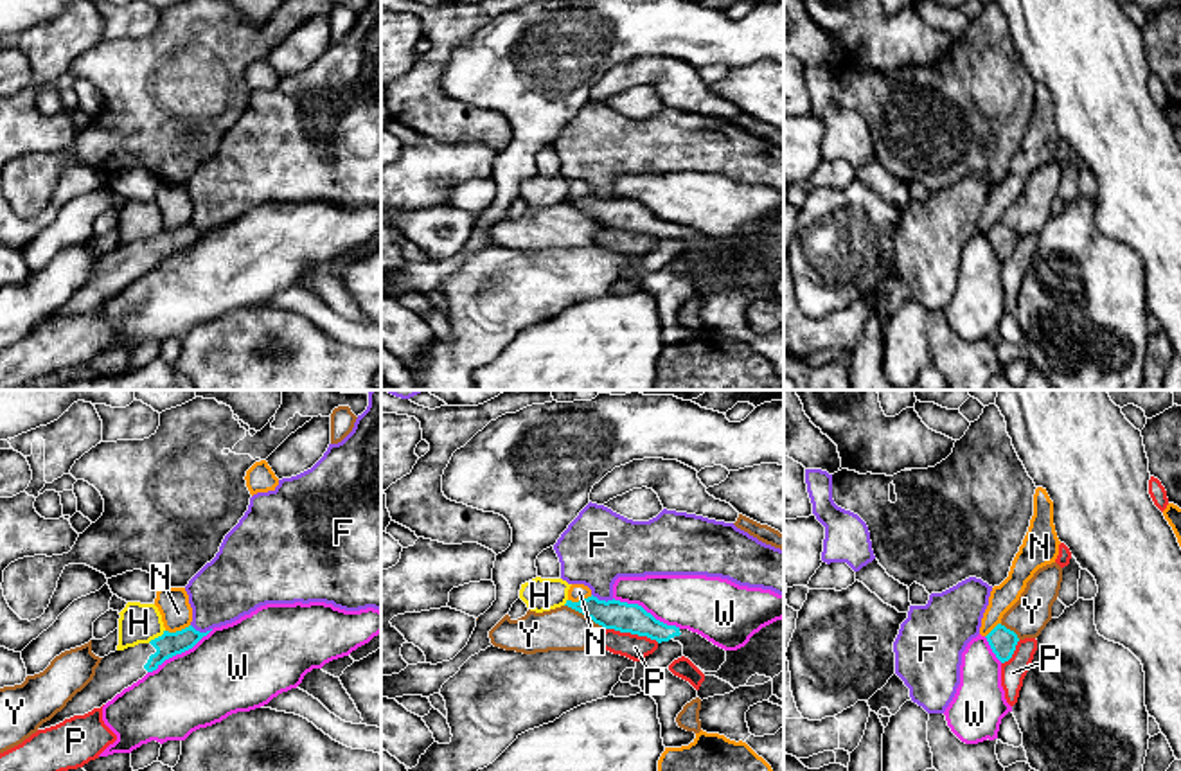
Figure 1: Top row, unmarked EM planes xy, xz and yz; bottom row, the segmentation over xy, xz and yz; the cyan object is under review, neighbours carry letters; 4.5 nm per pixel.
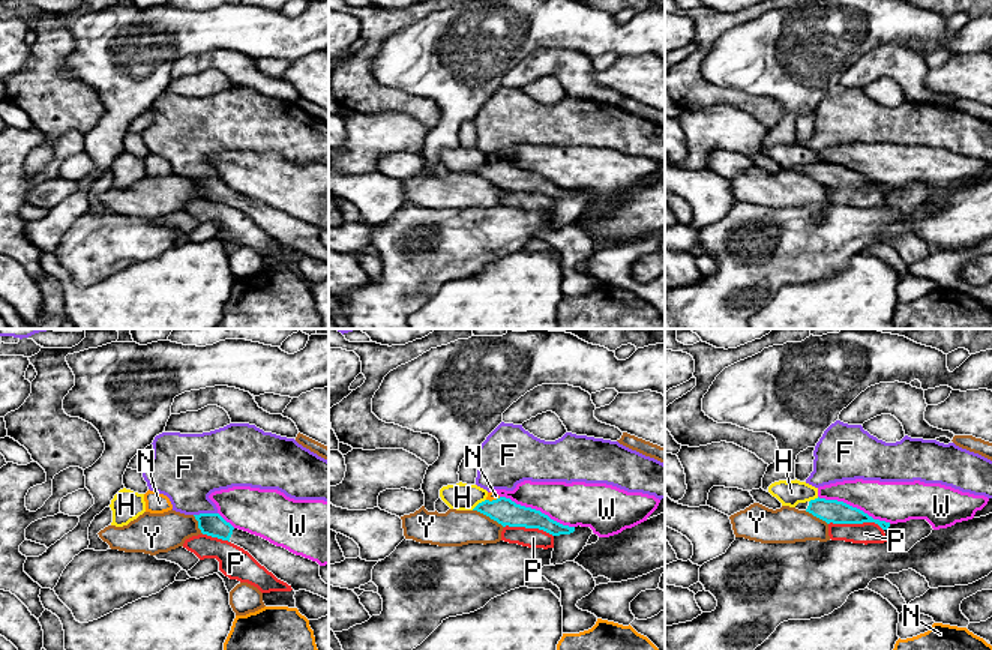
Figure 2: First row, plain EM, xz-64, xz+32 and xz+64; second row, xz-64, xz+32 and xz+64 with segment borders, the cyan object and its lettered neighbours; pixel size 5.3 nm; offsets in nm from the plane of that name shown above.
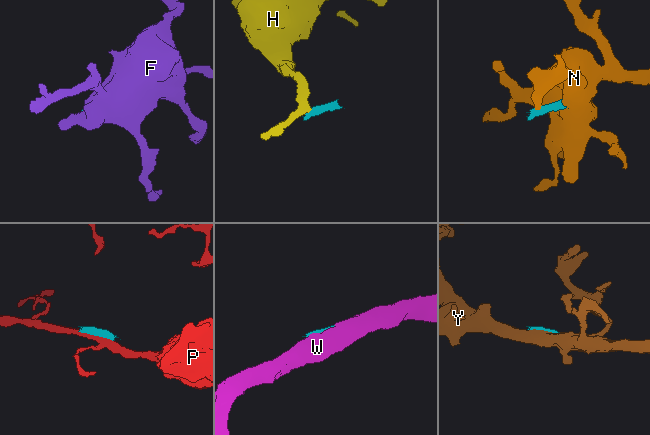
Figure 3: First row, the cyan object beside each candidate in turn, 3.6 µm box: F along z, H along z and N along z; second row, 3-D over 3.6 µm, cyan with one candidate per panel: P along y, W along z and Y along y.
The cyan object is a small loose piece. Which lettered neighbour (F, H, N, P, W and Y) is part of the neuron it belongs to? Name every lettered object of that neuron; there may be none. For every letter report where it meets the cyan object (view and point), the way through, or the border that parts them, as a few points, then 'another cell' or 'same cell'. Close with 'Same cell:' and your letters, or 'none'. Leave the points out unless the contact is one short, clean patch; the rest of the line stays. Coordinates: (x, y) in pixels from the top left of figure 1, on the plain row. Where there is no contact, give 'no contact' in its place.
F: meets cyan in xz at (603, 198); border along xz (592, 191), (599, 196), (613, 196); another cell
H: meets cyan in xy at (159, 234); border along xy (164, 227), (148, 239); another cell
N: meets cyan in xy at (177, 229); border along xy (189, 221), (166, 229); another cell
P: meets cyan in xz at (633, 230); another cell
W: meets cyan in xy at (180, 250); another cell
Y: meets cyan in xz at (585, 211); another cell
Same cell: none

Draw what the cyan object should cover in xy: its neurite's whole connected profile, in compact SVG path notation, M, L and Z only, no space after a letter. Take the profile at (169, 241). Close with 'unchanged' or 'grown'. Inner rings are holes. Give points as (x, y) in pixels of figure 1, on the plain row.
M189 223L176 230L164 228L162 234L149 241L138 241L124 248L110 250L101 257L93 277L38 327L56 323L65 316L101 306L124 286L142 277L147 270L156 268L165 257L192 246L209 230L210 228L200 230Z; grown

